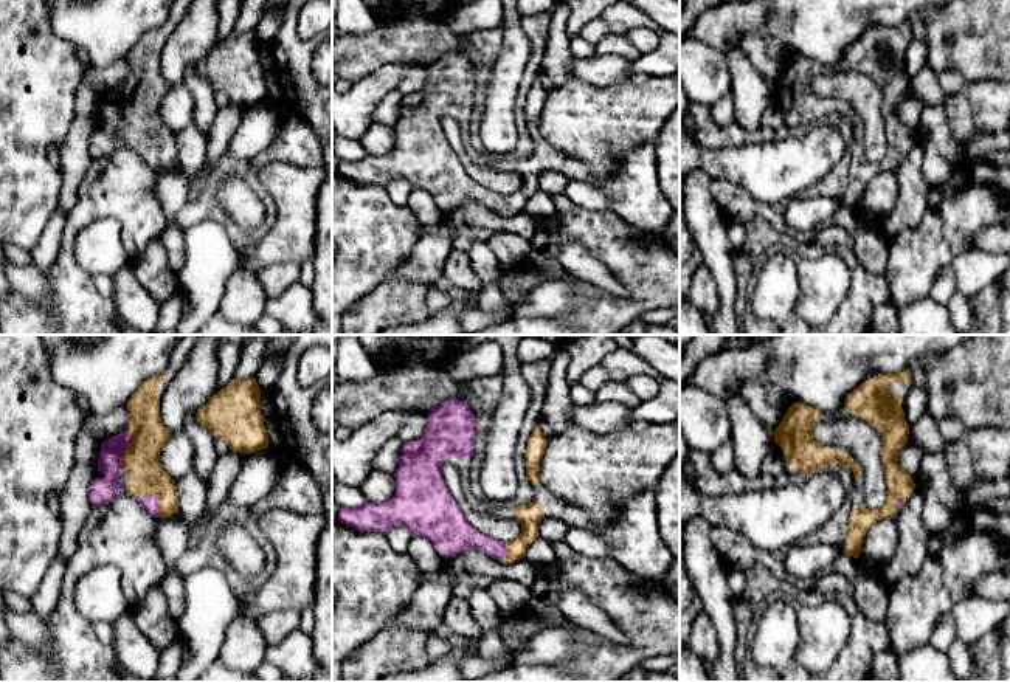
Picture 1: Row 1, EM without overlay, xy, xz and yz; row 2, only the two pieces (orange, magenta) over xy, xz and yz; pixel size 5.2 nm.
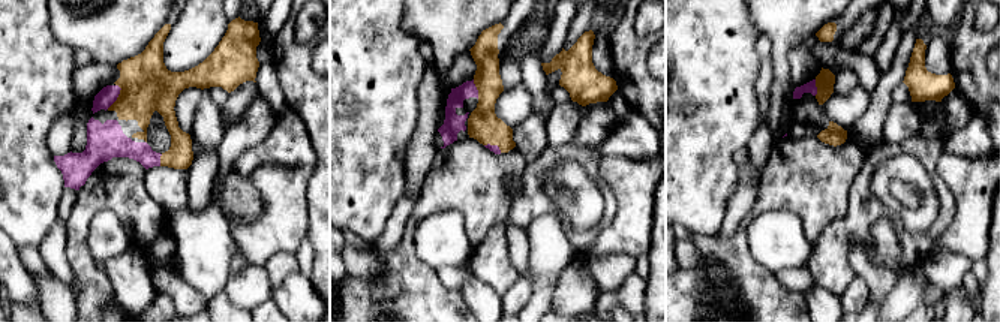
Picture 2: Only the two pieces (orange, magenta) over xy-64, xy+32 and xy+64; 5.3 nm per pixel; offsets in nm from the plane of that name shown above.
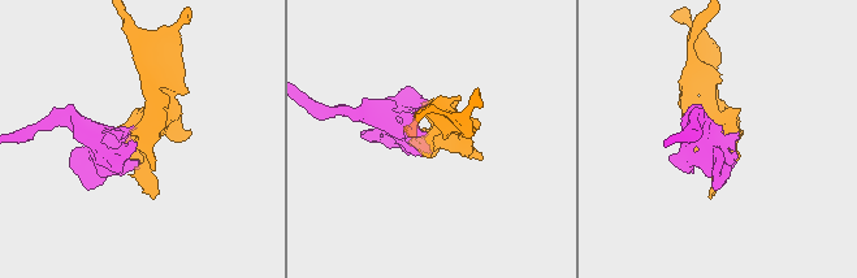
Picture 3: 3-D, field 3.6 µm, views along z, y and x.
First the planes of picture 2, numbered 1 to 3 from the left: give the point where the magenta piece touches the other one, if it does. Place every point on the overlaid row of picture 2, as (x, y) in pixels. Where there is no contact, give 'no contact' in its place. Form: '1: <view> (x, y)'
1: xy-64 (119, 96)
2: xy+32 (477, 89)
3: xy+64 (816, 86)

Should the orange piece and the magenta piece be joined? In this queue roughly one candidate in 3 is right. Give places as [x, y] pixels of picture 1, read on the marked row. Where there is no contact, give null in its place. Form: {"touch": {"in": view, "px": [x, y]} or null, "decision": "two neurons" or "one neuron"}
{"touch": {"in": "xy", "px": [154, 495]}, "decision": "one neuron"}

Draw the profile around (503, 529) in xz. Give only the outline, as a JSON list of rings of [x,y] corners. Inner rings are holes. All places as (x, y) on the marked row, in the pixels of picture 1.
[[[445,462],[441,467],[441,473],[444,482],[456,499],[461,512],[464,513],[465,519],[479,532],[486,533],[487,536],[507,542],[515,539],[521,533],[521,524],[517,519],[510,518],[498,518],[486,508],[484,512],[478,512],[467,499],[462,490],[461,474],[456,467]]]

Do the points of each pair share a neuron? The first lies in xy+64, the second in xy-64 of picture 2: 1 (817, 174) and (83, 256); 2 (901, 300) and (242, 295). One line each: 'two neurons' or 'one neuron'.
1: one neuron
2: one neuron

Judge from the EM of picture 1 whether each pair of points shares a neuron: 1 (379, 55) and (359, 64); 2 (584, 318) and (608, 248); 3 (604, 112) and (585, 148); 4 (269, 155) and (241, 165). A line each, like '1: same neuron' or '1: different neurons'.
1: same neuron
2: same neuron
3: same neuron
4: different neurons

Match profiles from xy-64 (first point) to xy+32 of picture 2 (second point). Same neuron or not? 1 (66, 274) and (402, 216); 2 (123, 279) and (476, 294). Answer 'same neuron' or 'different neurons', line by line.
1: same neuron
2: same neuron

